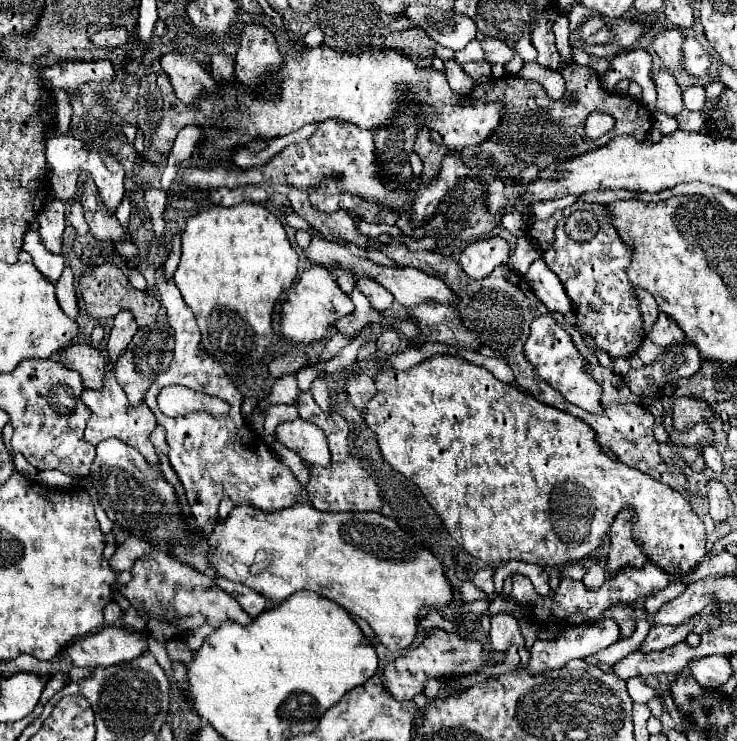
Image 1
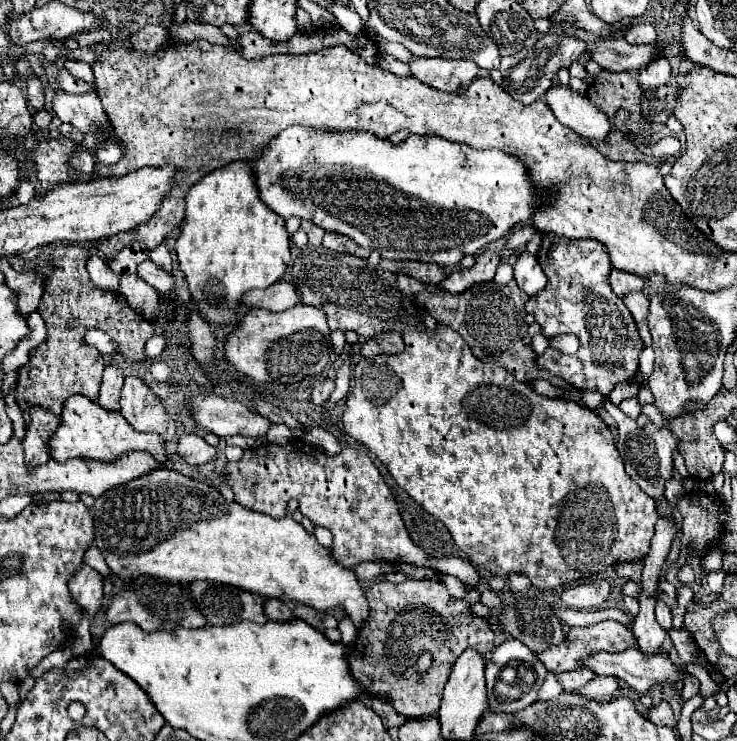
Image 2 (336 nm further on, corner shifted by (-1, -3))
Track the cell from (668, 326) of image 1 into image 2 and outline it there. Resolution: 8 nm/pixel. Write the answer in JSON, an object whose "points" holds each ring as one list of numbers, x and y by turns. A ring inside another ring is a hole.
{"points":[[631,292,629,296,623,298,625,306,633,314,633,320,637,324,637,330,641,334,641,340,645,346,651,346,651,334,647,326,647,316,649,316,649,298,645,292]]}

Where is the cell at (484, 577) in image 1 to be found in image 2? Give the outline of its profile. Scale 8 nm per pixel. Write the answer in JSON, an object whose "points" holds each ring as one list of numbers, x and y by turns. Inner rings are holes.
{"points":[[377,580,365,588,365,596,369,600,369,622,359,630,357,642,347,648,347,658,353,676,377,696,389,696,393,700,393,708,407,716,407,718,421,718,421,716,435,716,443,698,443,686,451,672,453,662,465,648,479,648,479,652,493,652,493,638,495,632,485,618,479,618,471,612,471,604,467,600,453,598,447,586,441,580,407,580,401,584,393,584,387,580],[429,650,433,654,433,666,425,676,415,676,413,660,423,652]]}

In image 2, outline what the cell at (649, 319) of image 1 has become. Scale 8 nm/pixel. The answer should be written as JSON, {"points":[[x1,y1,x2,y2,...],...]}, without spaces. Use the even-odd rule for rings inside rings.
{"points":[[613,270,609,276,611,288,619,298,625,298,629,292,641,292,643,290,643,280,637,276,631,276,629,272,621,272,621,270]]}

